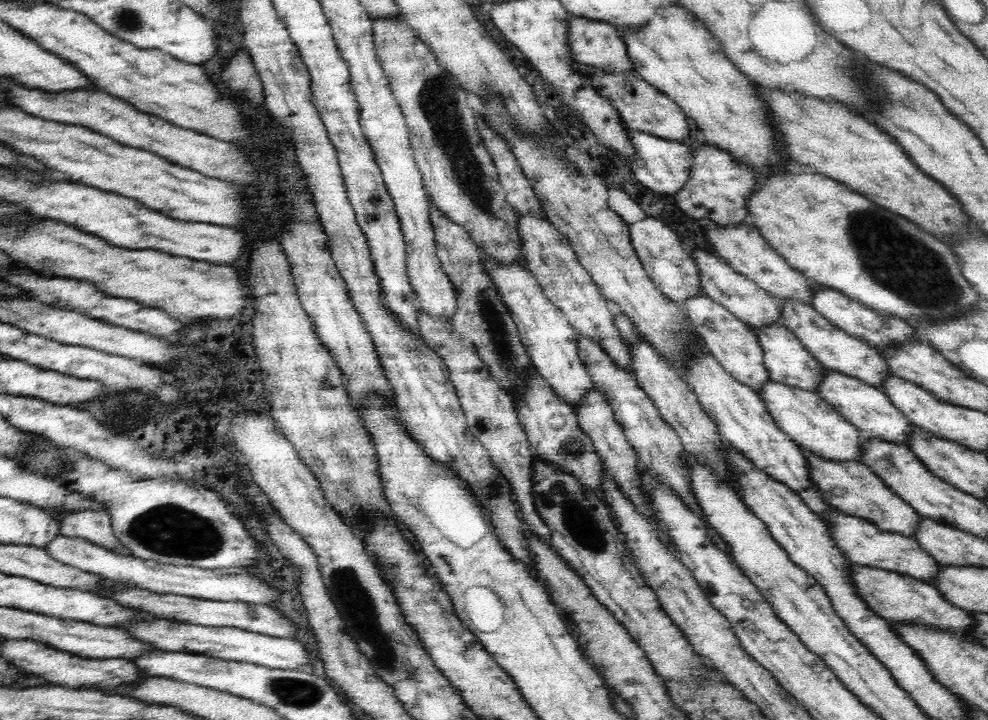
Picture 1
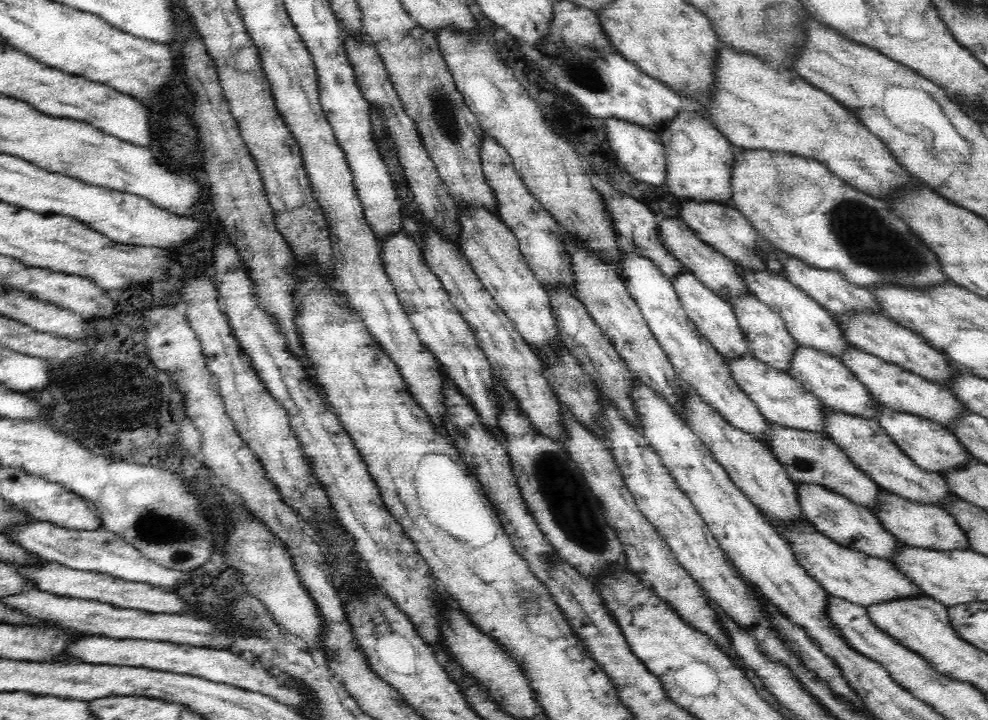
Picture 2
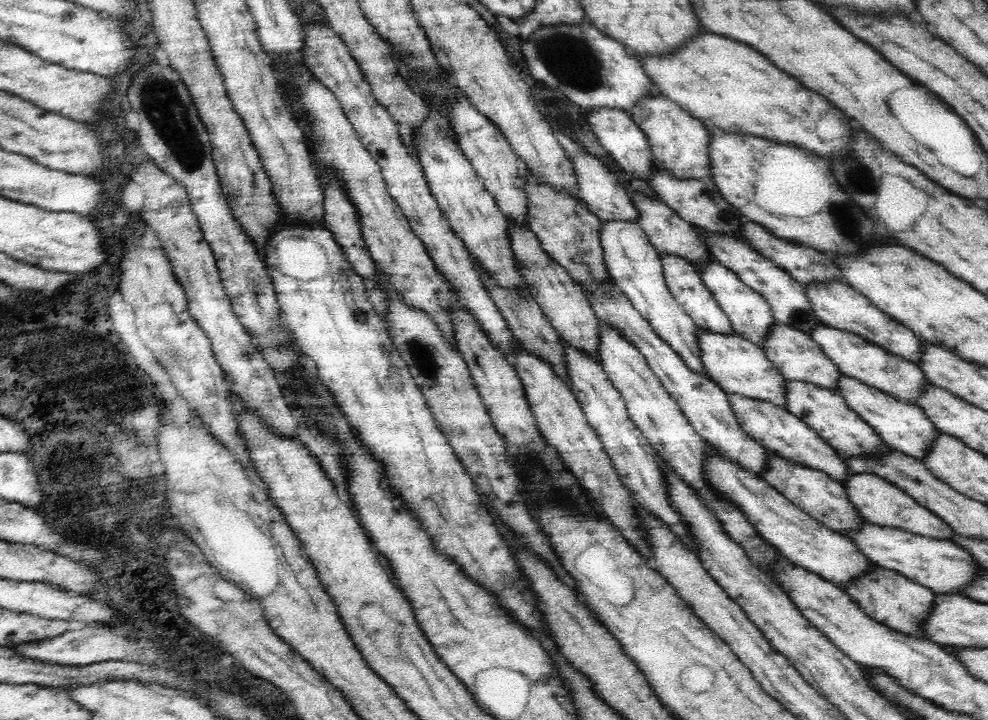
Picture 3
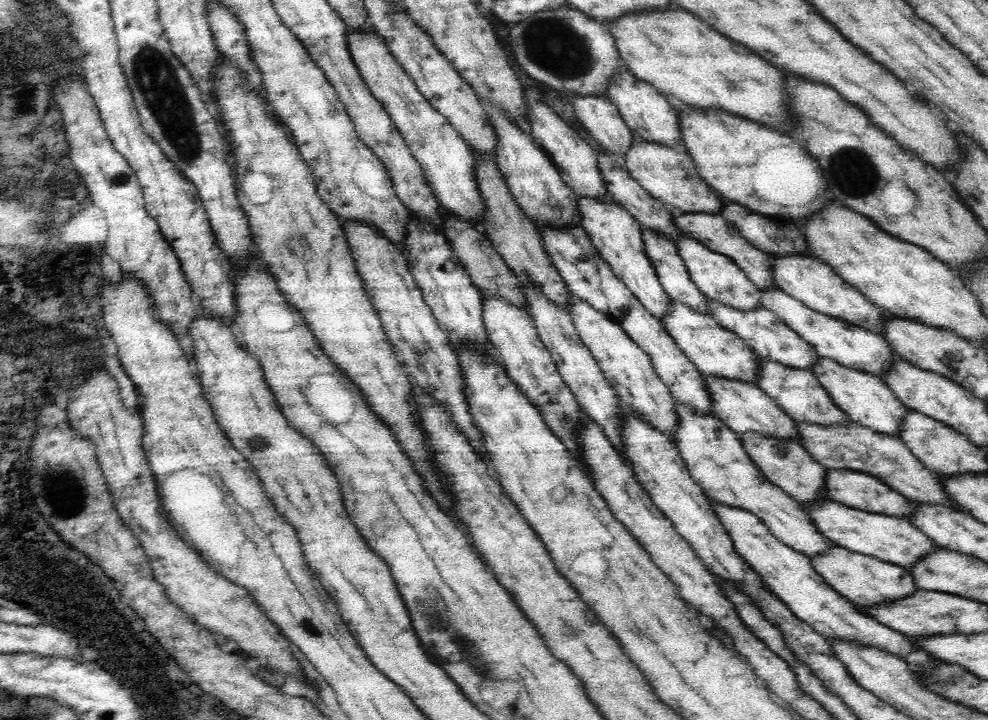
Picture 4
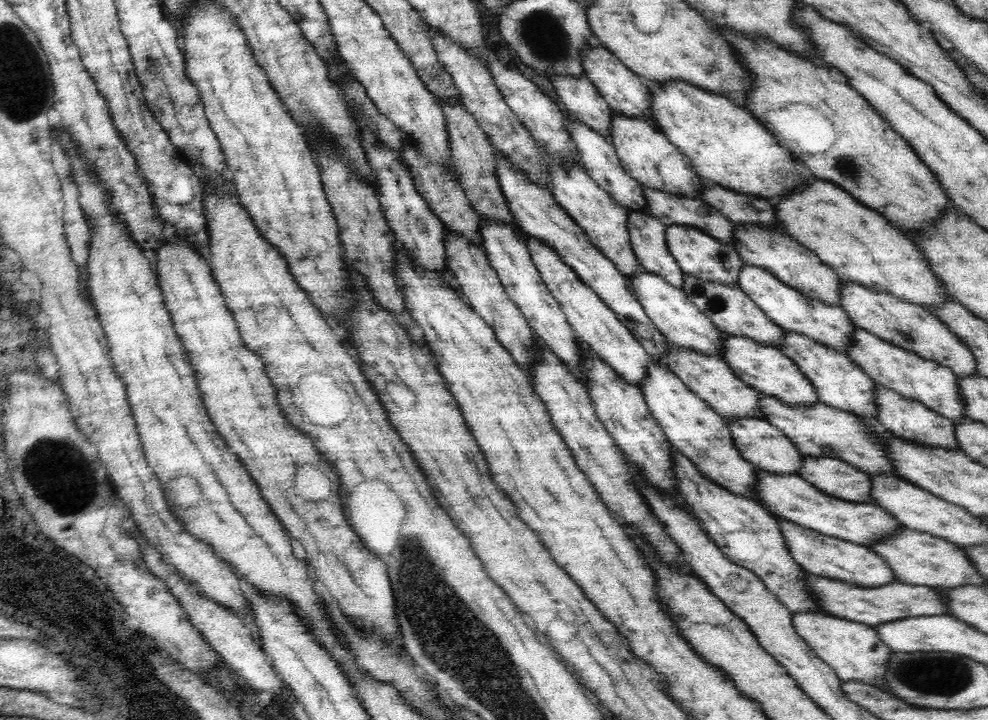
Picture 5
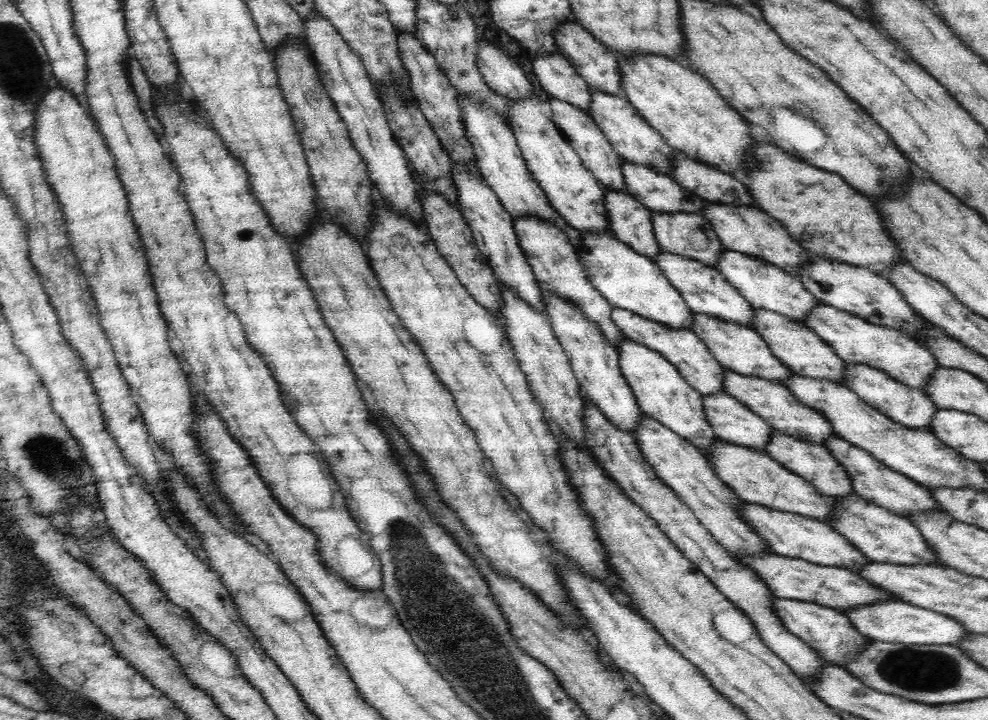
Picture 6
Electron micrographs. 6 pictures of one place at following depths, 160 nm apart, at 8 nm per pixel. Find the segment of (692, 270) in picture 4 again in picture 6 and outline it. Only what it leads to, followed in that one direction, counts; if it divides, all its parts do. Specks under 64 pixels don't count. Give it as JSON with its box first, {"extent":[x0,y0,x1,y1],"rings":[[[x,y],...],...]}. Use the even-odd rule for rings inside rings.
{"extent":[652,213,726,268],"rings":[[[653,213],[652,222],[656,241],[660,245],[662,252],[680,255],[690,260],[700,261],[700,263],[716,268],[719,256],[726,252],[722,241],[714,232],[709,220],[702,215],[686,213]]]}

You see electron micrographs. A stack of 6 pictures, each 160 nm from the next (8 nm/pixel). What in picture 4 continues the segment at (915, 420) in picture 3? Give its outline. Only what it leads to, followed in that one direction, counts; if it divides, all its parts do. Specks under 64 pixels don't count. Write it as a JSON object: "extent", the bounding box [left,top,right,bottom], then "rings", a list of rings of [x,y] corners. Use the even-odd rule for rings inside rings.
{"extent":[813,357,910,438],"rings":[[[822,357],[813,368],[813,373],[820,385],[832,397],[835,406],[843,410],[854,423],[871,428],[880,434],[899,438],[901,424],[907,419],[910,409],[907,405],[902,404],[892,389],[888,388],[880,379],[864,372],[843,367]]]}

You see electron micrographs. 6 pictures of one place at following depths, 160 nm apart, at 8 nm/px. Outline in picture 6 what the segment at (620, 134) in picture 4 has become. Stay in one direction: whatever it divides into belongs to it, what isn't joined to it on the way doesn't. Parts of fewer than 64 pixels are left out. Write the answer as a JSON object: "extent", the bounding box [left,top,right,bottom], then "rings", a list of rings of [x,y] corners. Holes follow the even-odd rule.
{"extent":[532,53,591,115],"rings":[[[536,53],[532,58],[534,74],[550,97],[566,102],[590,115],[591,88],[562,55]]]}

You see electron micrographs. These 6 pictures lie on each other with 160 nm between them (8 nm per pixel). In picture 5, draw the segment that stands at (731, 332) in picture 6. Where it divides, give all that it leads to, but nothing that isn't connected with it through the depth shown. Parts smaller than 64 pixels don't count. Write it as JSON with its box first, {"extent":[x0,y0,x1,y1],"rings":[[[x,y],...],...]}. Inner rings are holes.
{"extent":[723,334,820,407],"rings":[[[728,334],[725,336],[723,345],[725,346],[723,359],[728,366],[740,380],[759,393],[776,397],[778,401],[794,407],[811,407],[820,401],[816,389],[812,387],[812,382],[782,350],[756,343],[746,337]]]}

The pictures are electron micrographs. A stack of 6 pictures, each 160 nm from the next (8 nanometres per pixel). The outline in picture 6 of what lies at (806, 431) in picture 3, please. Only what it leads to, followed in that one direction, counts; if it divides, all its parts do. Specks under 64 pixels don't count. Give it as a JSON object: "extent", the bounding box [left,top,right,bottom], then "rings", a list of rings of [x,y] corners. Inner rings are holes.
{"extent":[611,307,726,397],"rings":[[[613,307],[611,317],[628,339],[660,353],[676,367],[685,382],[703,397],[726,393],[724,389],[724,382],[726,382],[724,367],[715,359],[704,341],[695,332],[664,327],[664,325],[646,320],[623,308]]]}

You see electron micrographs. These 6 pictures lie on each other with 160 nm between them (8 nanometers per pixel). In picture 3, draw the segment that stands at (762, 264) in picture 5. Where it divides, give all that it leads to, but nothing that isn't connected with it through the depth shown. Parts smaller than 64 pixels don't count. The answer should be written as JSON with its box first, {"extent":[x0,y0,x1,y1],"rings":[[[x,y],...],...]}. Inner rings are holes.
{"extent":[805,281,925,366],"rings":[[[840,281],[827,285],[808,285],[805,287],[805,291],[811,300],[815,315],[824,325],[858,335],[861,339],[874,343],[888,353],[900,356],[915,365],[919,366],[921,363],[925,349],[924,341],[916,336],[915,332],[900,322],[896,322],[877,306],[872,305],[863,294],[854,290],[847,283]]]}

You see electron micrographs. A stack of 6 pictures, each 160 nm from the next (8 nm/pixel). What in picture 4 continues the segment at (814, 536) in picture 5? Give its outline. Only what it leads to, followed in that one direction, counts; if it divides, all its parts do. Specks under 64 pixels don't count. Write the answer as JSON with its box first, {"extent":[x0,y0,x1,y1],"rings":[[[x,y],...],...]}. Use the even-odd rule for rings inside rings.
{"extent":[811,546,920,609],"rings":[[[838,546],[828,549],[817,557],[812,557],[811,563],[816,572],[823,576],[824,581],[832,586],[832,589],[860,609],[882,608],[882,606],[894,604],[898,600],[910,598],[920,590],[916,587],[914,577],[906,569],[871,556],[850,552],[846,548]]]}

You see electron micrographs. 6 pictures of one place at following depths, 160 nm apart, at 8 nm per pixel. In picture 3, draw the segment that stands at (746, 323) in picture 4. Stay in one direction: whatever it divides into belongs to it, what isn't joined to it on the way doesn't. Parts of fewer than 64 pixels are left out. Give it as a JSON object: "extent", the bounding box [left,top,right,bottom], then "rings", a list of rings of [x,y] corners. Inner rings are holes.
{"extent":[764,322,842,393],"rings":[[[776,322],[769,332],[764,351],[768,360],[771,360],[782,373],[786,382],[804,382],[839,393],[842,374],[810,334]]]}

